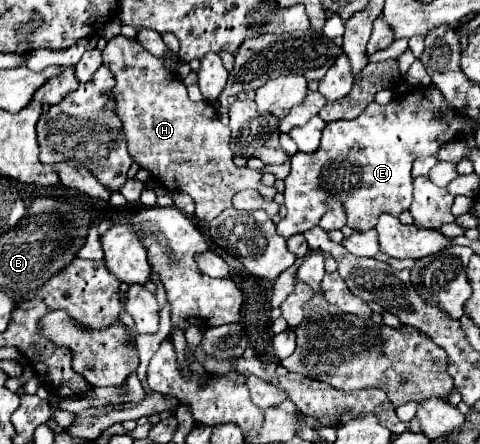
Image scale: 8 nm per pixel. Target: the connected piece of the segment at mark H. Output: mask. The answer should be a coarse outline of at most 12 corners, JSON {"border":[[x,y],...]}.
{"border":[[135,39],[103,63],[133,163],[213,221],[237,191],[273,199],[233,163],[209,101]]}

